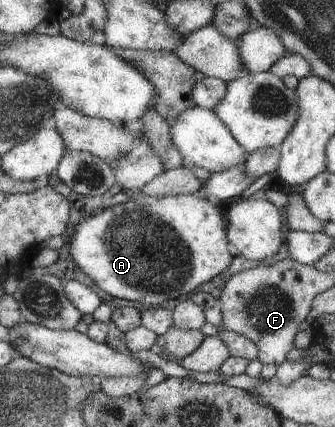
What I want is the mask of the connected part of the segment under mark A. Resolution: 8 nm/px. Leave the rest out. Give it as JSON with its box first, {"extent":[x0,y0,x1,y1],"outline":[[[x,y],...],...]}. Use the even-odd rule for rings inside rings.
{"extent":[69,195,231,306],"outline":[[[139,195],[135,198],[124,198],[117,200],[117,203],[113,203],[111,206],[107,205],[103,211],[97,213],[97,215],[81,219],[75,227],[75,233],[71,237],[71,247],[69,253],[71,257],[75,259],[79,269],[83,269],[89,277],[92,279],[92,283],[95,283],[100,289],[117,297],[119,299],[127,299],[128,301],[138,301],[138,303],[146,303],[150,306],[159,305],[167,299],[174,299],[185,293],[193,294],[194,289],[203,285],[213,279],[216,275],[219,275],[224,269],[229,267],[231,263],[231,253],[227,249],[227,239],[225,239],[225,229],[223,229],[223,217],[221,217],[221,211],[217,209],[215,203],[211,203],[205,198],[200,198],[197,195],[176,195],[176,196],[163,196],[157,197],[153,195]]]}

